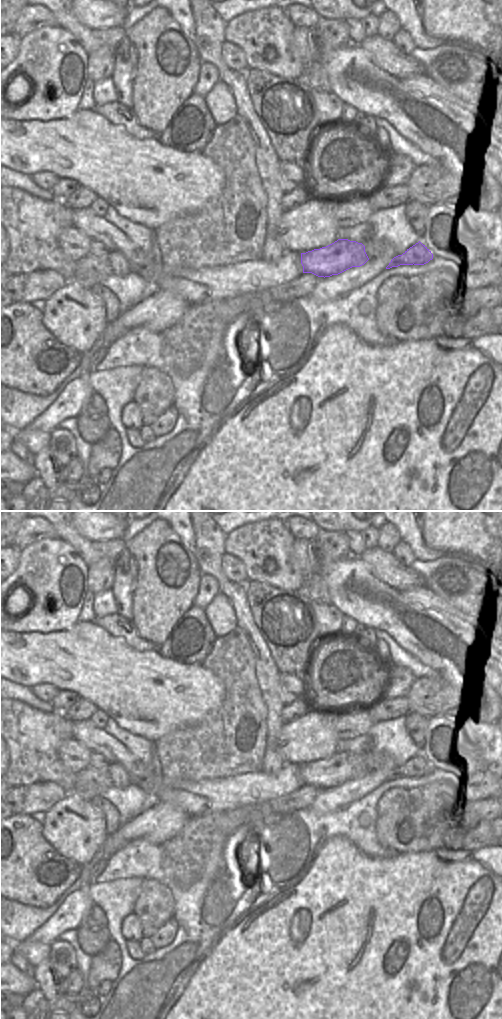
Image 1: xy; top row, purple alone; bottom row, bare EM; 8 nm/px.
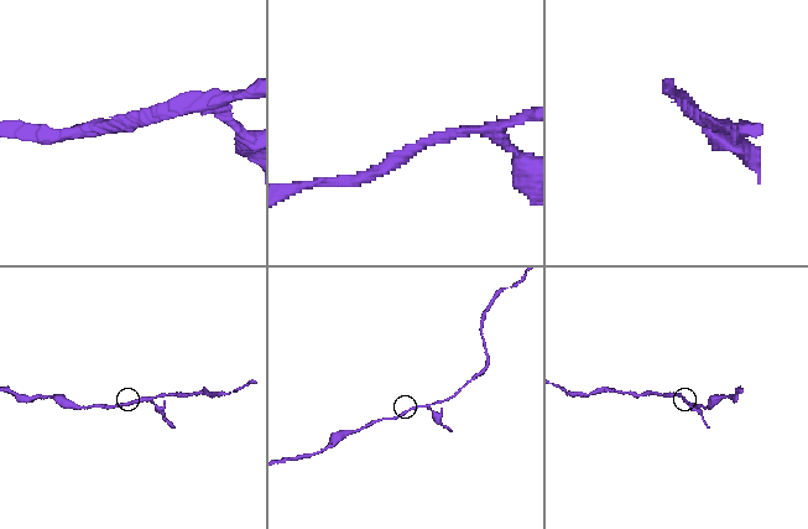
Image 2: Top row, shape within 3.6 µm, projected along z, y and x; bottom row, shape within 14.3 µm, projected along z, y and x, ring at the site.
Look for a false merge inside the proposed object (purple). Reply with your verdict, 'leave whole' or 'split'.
split

